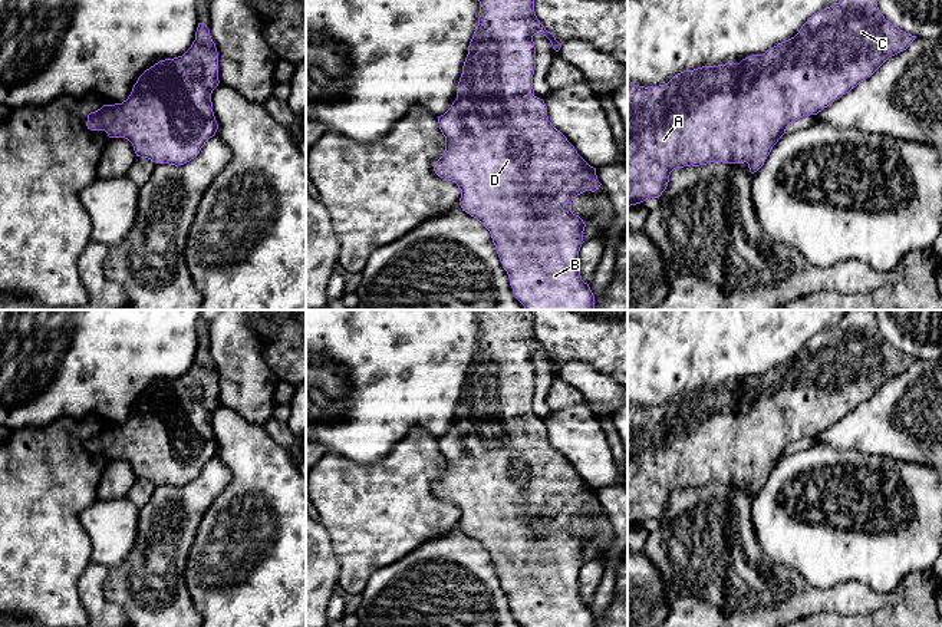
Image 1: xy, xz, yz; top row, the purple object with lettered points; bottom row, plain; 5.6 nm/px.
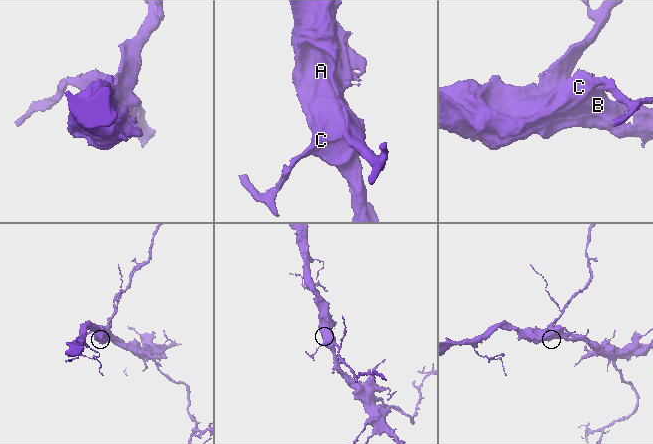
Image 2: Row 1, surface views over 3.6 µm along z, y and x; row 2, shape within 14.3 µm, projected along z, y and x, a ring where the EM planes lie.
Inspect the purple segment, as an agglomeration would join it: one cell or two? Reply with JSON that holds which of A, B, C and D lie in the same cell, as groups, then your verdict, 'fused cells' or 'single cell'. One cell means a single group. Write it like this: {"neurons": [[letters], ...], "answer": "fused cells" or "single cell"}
{"neurons": [["A", "B", "C", "D"]], "answer": "single cell"}

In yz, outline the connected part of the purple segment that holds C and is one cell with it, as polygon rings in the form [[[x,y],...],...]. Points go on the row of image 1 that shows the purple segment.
[[[840,0],[813,14],[794,37],[740,63],[684,70],[668,83],[650,88],[628,79],[628,207],[659,198],[676,168],[747,162],[750,172],[757,172],[791,122],[821,112],[870,77],[889,57],[906,50],[915,39],[885,19],[877,0]]]

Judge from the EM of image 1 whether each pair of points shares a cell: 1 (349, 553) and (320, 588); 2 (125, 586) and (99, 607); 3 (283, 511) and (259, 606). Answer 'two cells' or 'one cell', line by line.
1: two cells
2: two cells
3: one cell

